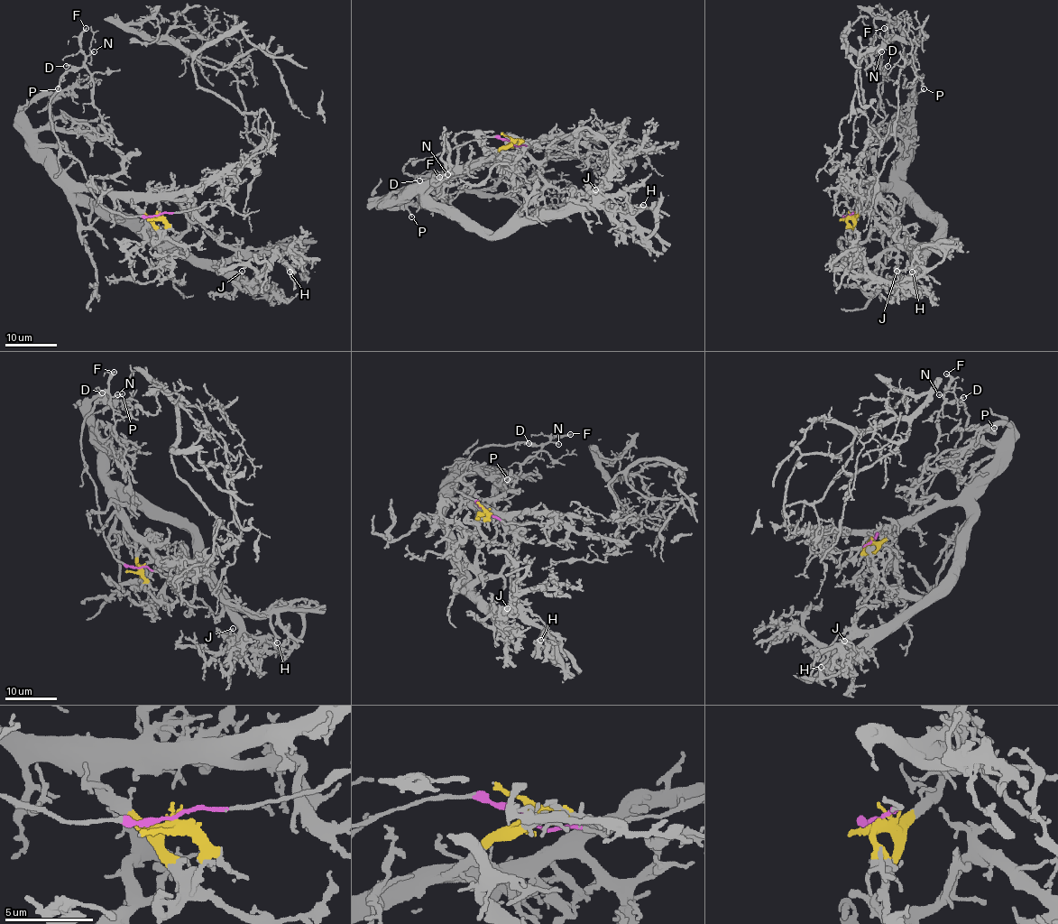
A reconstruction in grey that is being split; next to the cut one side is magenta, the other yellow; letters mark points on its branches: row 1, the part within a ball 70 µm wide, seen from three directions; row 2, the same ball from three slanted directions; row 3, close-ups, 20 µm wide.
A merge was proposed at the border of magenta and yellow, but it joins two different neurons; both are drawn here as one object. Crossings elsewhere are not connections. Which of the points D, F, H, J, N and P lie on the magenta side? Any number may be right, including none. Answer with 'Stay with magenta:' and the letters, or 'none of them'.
Stay with magenta: D, F, N

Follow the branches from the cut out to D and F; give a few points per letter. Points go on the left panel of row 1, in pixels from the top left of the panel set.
D: (157, 215), (126, 217), (105, 208), (82, 166), (61, 151), (50, 100), (72, 68), (66, 65)
F: (157, 215), (126, 217), (105, 208), (54, 133), (51, 97), (59, 79), (85, 60), (86, 28)

